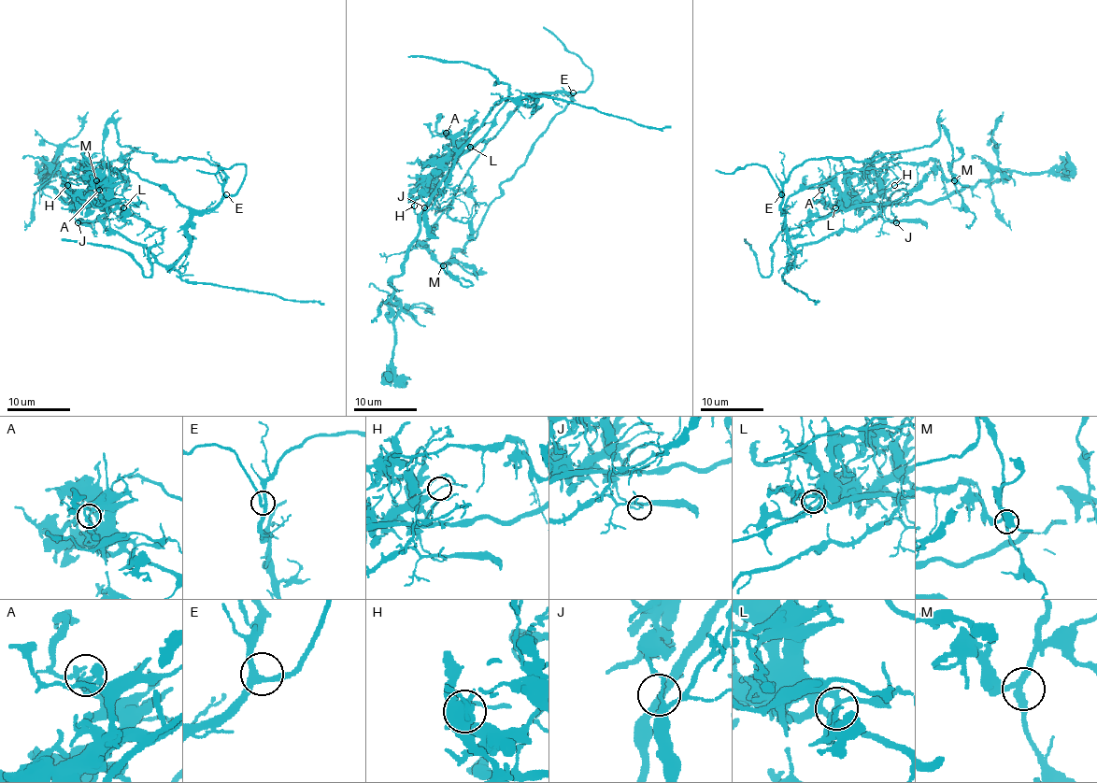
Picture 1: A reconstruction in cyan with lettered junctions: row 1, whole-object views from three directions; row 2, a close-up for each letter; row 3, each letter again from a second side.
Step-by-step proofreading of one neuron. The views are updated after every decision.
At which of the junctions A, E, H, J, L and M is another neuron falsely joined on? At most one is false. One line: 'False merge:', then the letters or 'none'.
False merge: J

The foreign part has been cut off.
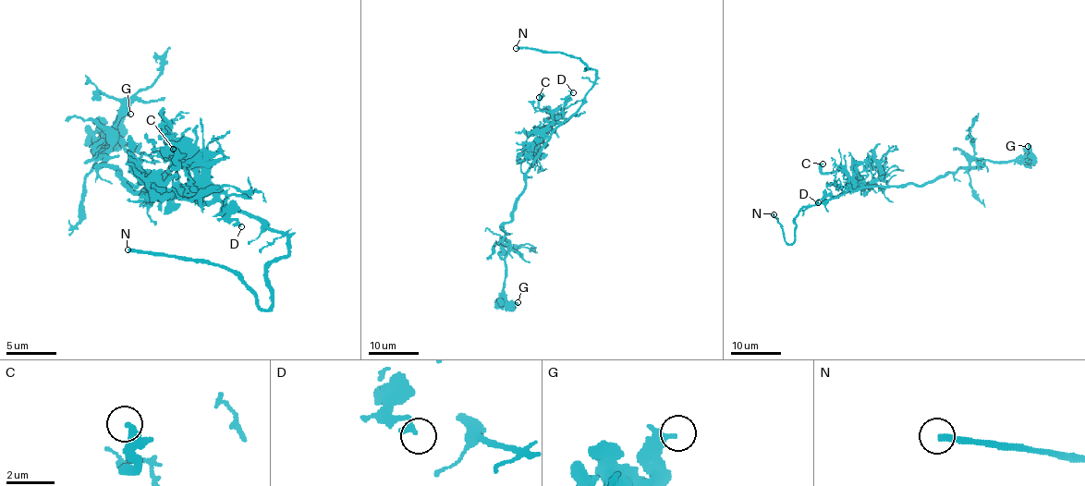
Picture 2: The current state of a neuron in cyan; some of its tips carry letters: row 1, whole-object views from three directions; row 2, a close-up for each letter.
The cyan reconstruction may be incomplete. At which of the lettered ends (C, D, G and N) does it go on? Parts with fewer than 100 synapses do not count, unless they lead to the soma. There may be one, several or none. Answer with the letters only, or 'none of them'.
N

